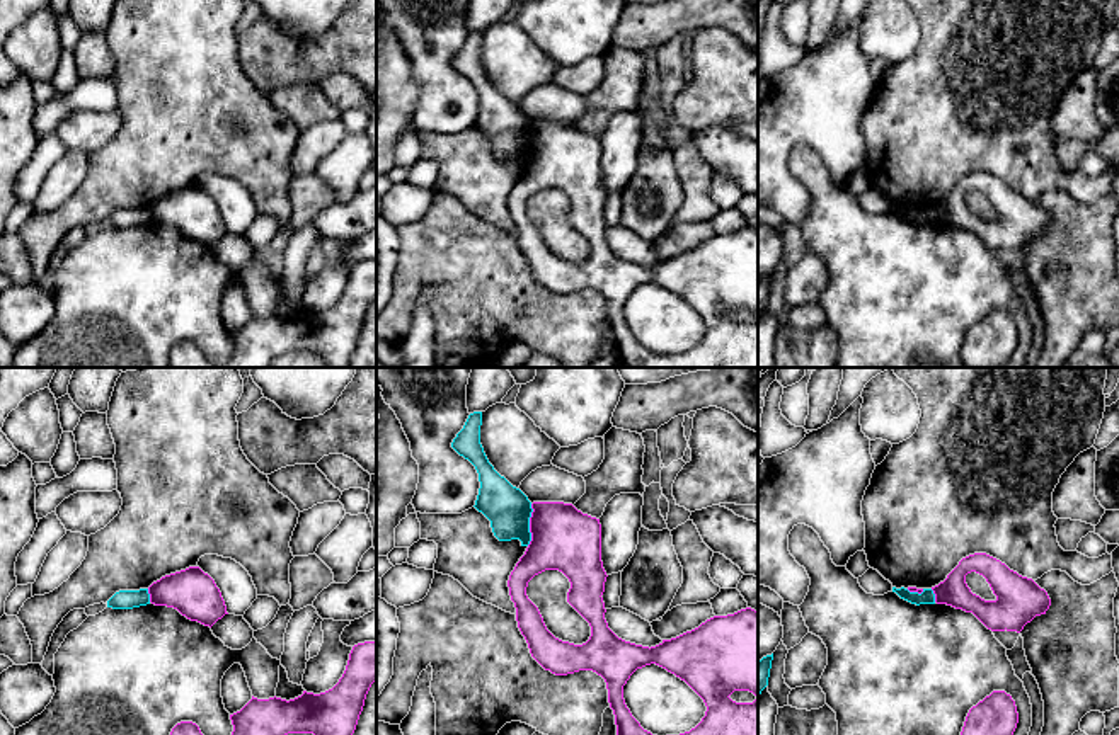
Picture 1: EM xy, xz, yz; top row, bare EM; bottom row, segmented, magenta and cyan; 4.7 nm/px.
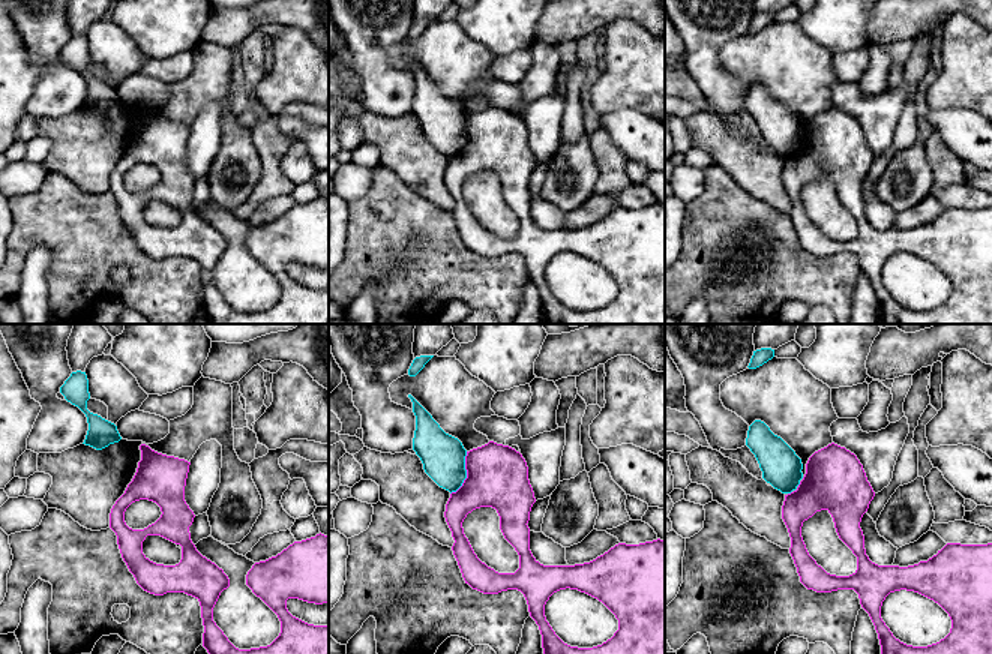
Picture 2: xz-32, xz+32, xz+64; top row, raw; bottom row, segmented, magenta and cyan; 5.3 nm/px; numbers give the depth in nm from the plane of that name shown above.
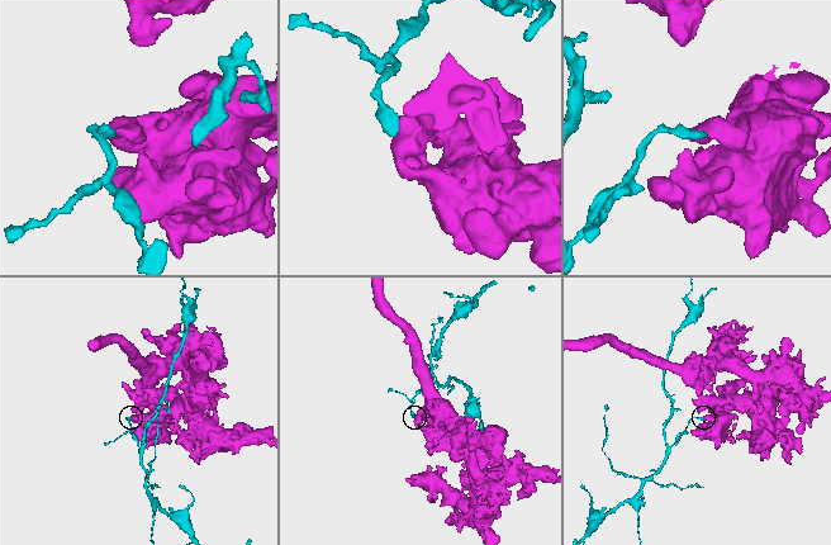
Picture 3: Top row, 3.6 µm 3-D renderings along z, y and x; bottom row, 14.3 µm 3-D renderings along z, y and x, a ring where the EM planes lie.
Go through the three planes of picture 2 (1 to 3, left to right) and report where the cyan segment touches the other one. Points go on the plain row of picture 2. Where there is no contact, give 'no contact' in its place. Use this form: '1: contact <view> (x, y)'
1: no contact
2: contact xz+32 (467, 138)
3: contact xz+64 (800, 147)

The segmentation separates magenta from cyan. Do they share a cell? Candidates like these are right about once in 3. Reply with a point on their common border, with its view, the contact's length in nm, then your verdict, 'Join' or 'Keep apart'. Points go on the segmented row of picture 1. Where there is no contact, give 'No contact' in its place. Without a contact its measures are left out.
Touches magenta at xz (530, 524). Shared border 200 nm. Keep apart

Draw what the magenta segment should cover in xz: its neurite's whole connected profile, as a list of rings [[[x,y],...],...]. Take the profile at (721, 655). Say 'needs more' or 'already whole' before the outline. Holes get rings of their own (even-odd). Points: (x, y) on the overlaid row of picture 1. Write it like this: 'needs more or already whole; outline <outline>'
already whole; outline [[[533,502],[531,509],[533,509],[530,517],[531,541],[508,580],[509,595],[516,607],[518,628],[528,643],[531,657],[545,670],[550,670],[555,675],[567,675],[579,670],[593,670],[598,675],[601,675],[606,682],[610,708],[613,709],[615,715],[617,735],[652,735],[651,732],[644,730],[640,723],[632,716],[623,699],[623,686],[627,684],[630,675],[637,669],[642,669],[651,664],[656,664],[666,669],[668,672],[674,674],[681,681],[685,681],[703,699],[707,706],[702,721],[690,732],[680,735],[758,735],[758,611],[746,607],[734,614],[714,616],[705,623],[702,623],[698,628],[686,631],[676,638],[663,640],[659,645],[651,648],[625,641],[608,628],[608,623],[605,619],[606,609],[601,595],[605,592],[605,582],[608,575],[601,561],[600,519],[582,514],[572,504],[564,502]],[[545,570],[559,570],[569,578],[571,589],[567,592],[567,602],[591,626],[591,636],[586,643],[574,645],[555,638],[547,630],[538,607],[528,599],[526,595],[528,582]],[[734,691],[749,691],[756,696],[756,699],[753,703],[736,703],[729,698]]]

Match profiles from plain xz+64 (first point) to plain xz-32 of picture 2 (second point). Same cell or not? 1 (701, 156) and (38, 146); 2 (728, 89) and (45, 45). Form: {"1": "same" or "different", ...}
{"1": "same", "2": "same"}

